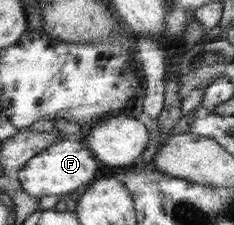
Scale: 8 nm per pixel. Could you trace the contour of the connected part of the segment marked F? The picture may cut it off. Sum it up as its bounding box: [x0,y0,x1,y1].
[17,137,98,198]

